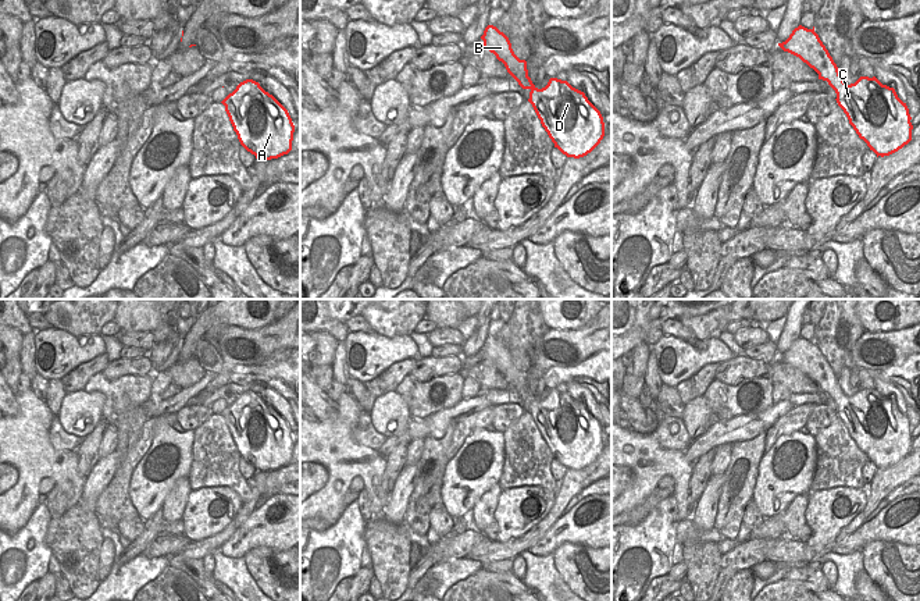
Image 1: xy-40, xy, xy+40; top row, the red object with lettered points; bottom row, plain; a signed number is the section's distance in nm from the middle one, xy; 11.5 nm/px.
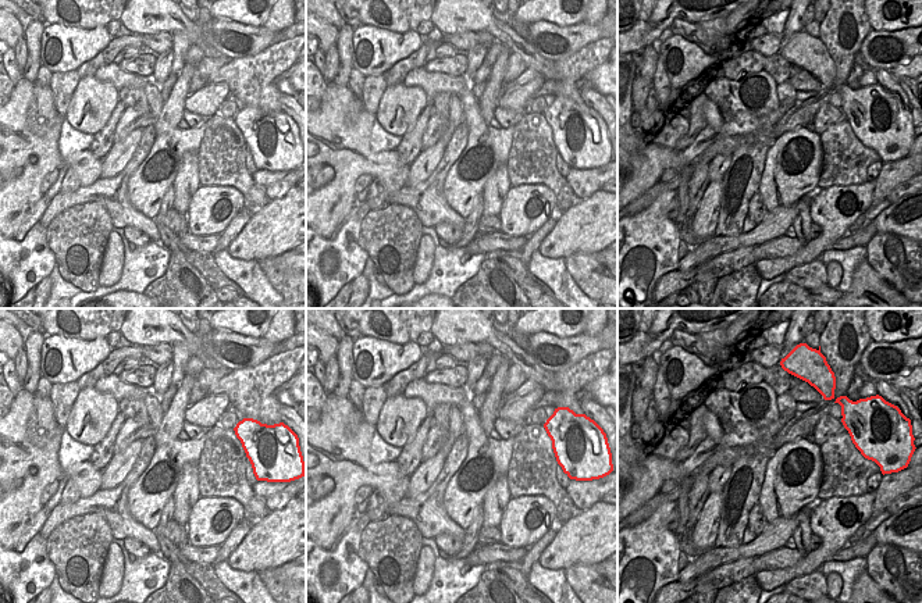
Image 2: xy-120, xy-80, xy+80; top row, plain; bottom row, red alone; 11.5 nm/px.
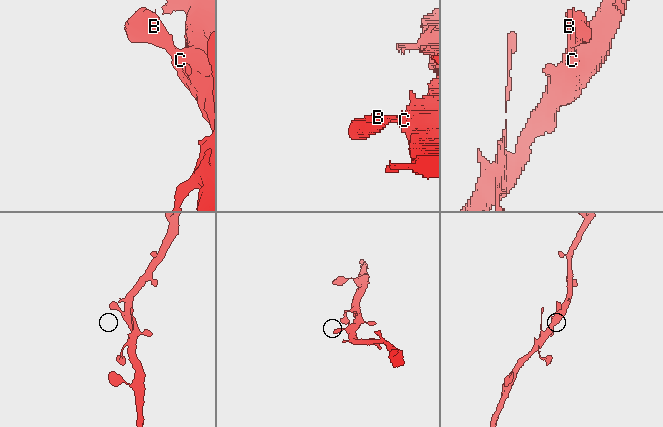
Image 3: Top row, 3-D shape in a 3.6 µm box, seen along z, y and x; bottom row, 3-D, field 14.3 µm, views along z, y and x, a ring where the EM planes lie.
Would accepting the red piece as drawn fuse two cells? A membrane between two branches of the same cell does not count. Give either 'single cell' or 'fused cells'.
single cell

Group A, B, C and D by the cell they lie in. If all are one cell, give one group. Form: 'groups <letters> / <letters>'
groups A B C D

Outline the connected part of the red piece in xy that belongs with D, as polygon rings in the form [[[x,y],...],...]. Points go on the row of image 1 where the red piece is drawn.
[[[488,25],[481,39],[484,49],[504,64],[518,85],[531,90],[528,102],[555,147],[567,157],[580,159],[600,143],[605,136],[603,117],[584,92],[557,78],[550,78],[545,88],[538,89],[528,77],[527,61],[514,54],[503,32]]]

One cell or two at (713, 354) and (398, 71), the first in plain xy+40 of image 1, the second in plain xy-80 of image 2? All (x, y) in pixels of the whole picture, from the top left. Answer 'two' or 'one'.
two

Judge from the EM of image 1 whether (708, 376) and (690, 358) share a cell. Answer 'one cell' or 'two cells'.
two cells

